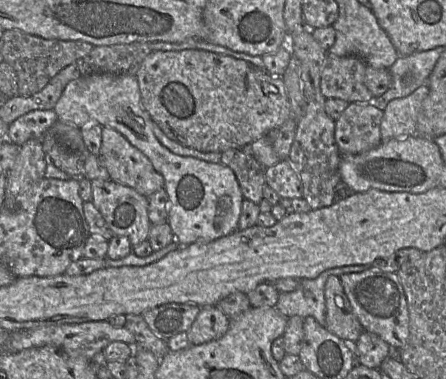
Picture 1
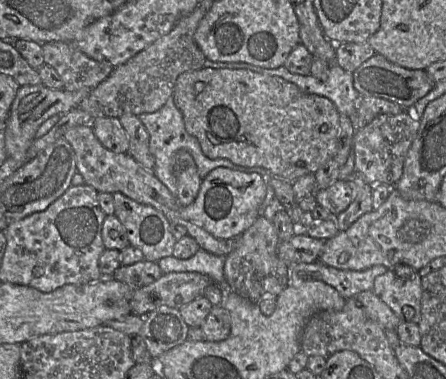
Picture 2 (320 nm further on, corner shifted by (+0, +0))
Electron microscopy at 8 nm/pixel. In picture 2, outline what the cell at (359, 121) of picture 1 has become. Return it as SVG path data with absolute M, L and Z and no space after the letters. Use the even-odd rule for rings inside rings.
M407 110L399 114L381 114L368 125L357 128L354 137L355 169L370 183L396 185L403 174L407 152L419 129L419 120L413 119Z

